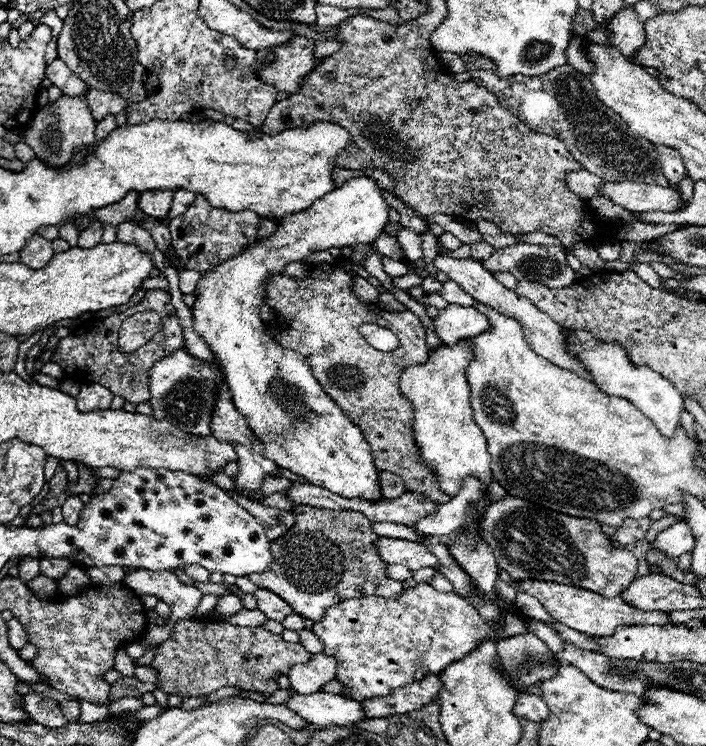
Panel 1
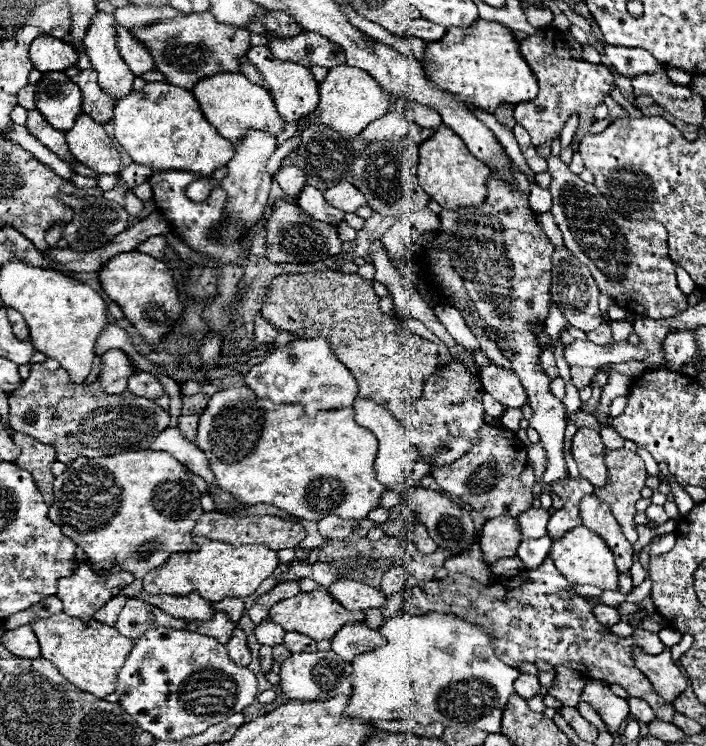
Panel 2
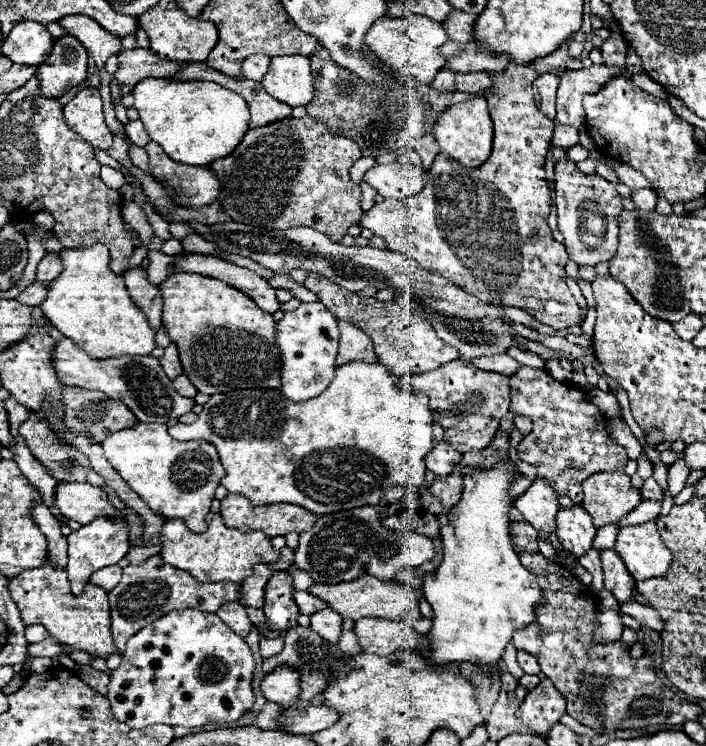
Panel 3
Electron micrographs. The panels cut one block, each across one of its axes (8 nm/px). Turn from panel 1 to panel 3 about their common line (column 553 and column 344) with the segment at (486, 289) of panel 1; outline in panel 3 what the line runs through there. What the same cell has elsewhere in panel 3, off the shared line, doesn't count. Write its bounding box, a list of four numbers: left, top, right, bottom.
[336,320,376,364]

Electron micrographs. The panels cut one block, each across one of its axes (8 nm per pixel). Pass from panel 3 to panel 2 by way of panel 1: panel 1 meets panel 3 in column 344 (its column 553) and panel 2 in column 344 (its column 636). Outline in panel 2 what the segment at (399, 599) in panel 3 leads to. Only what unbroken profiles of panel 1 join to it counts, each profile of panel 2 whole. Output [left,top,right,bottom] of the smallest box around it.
[268,588,364,642]

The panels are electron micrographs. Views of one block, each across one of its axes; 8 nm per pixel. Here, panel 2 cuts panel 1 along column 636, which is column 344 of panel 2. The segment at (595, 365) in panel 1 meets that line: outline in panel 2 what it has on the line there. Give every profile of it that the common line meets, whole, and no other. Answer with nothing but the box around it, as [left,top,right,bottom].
[246,338,358,412]

